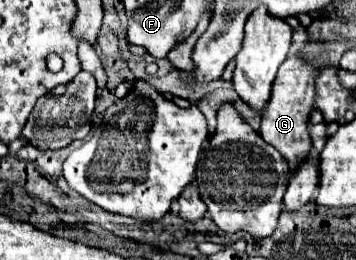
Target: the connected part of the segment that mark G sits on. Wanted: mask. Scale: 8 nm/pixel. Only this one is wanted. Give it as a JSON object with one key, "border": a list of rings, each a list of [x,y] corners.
{"border":[[[289,55],[289,59],[277,71],[271,101],[263,113],[259,133],[269,145],[275,145],[275,149],[281,151],[291,171],[297,169],[297,165],[301,165],[301,161],[307,161],[307,157],[311,155],[311,137],[309,137],[307,127],[309,127],[309,115],[311,115],[311,105],[315,97],[313,79],[319,73],[317,69],[319,65],[309,65],[299,55]]]}

